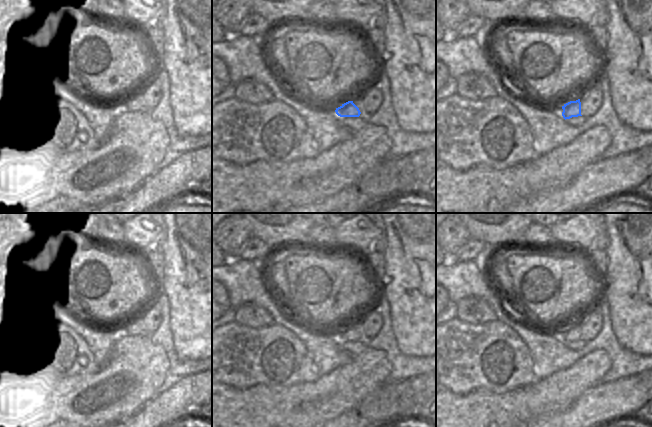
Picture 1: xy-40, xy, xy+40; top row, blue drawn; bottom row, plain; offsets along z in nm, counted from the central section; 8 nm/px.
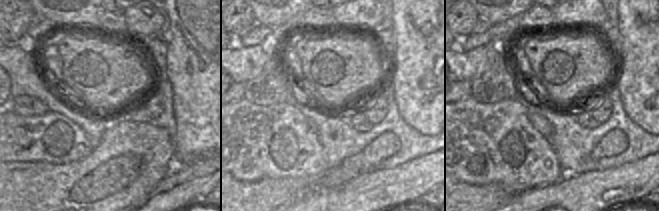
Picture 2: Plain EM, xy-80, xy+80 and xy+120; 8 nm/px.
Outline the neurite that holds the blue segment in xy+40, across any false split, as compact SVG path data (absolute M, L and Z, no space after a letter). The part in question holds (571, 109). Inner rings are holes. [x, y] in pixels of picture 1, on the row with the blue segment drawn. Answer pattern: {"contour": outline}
{"contour": "M580 99L576 101L570 101L562 106L563 112L562 116L563 118L570 119L572 117L578 117L581 115L581 102Z"}

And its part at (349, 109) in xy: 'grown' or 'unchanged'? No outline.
grown

